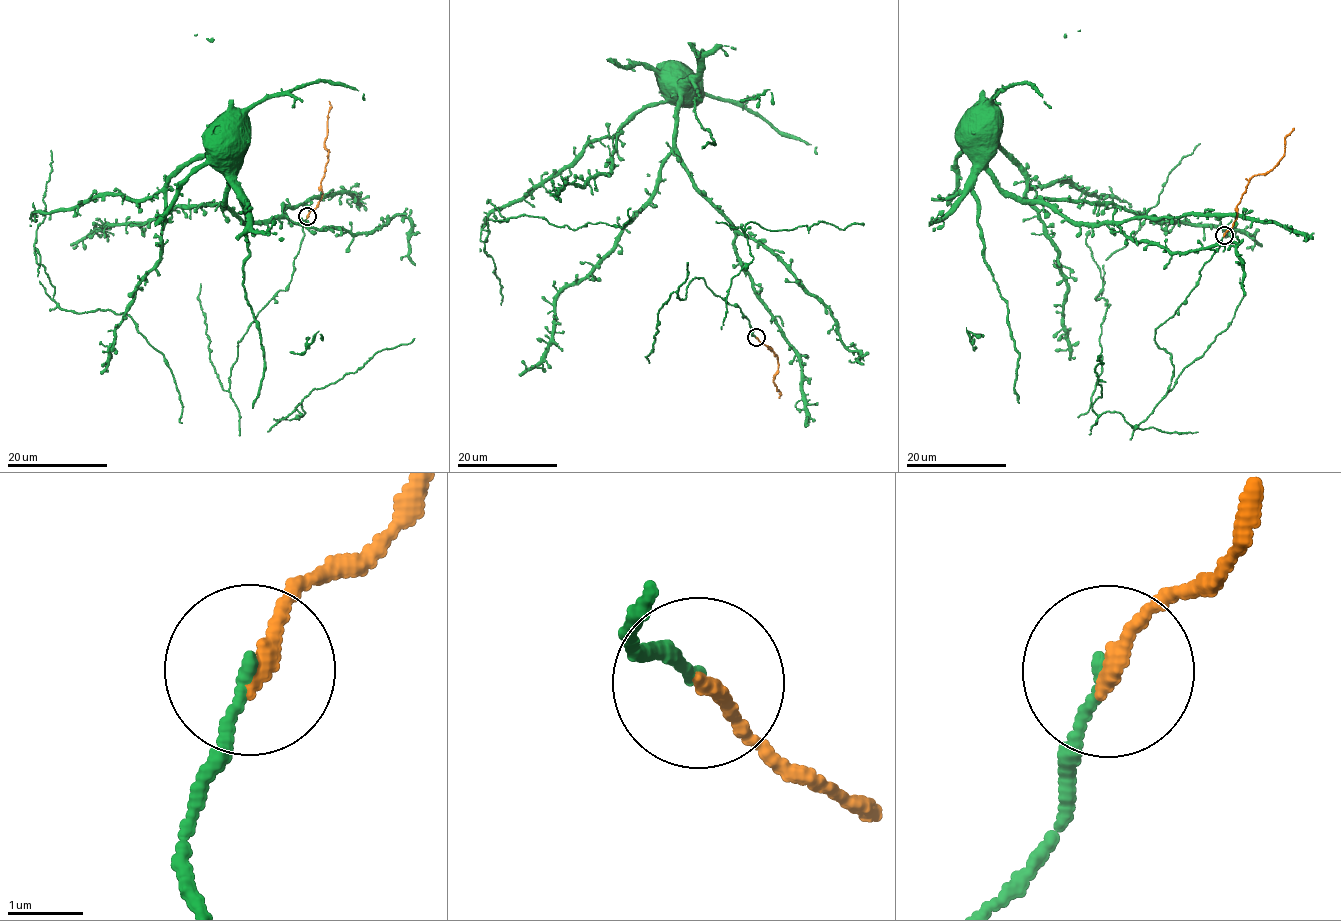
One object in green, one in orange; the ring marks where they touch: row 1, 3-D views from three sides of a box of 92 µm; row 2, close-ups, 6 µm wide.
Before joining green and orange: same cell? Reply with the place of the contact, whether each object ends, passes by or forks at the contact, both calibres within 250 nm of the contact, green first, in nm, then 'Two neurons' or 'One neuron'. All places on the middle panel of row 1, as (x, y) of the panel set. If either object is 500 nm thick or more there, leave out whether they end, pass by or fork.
Place: (756, 337). At the ring green ends. At the ring orange ends. Thickness 140 nm (green) against 220 nm. One neuron

